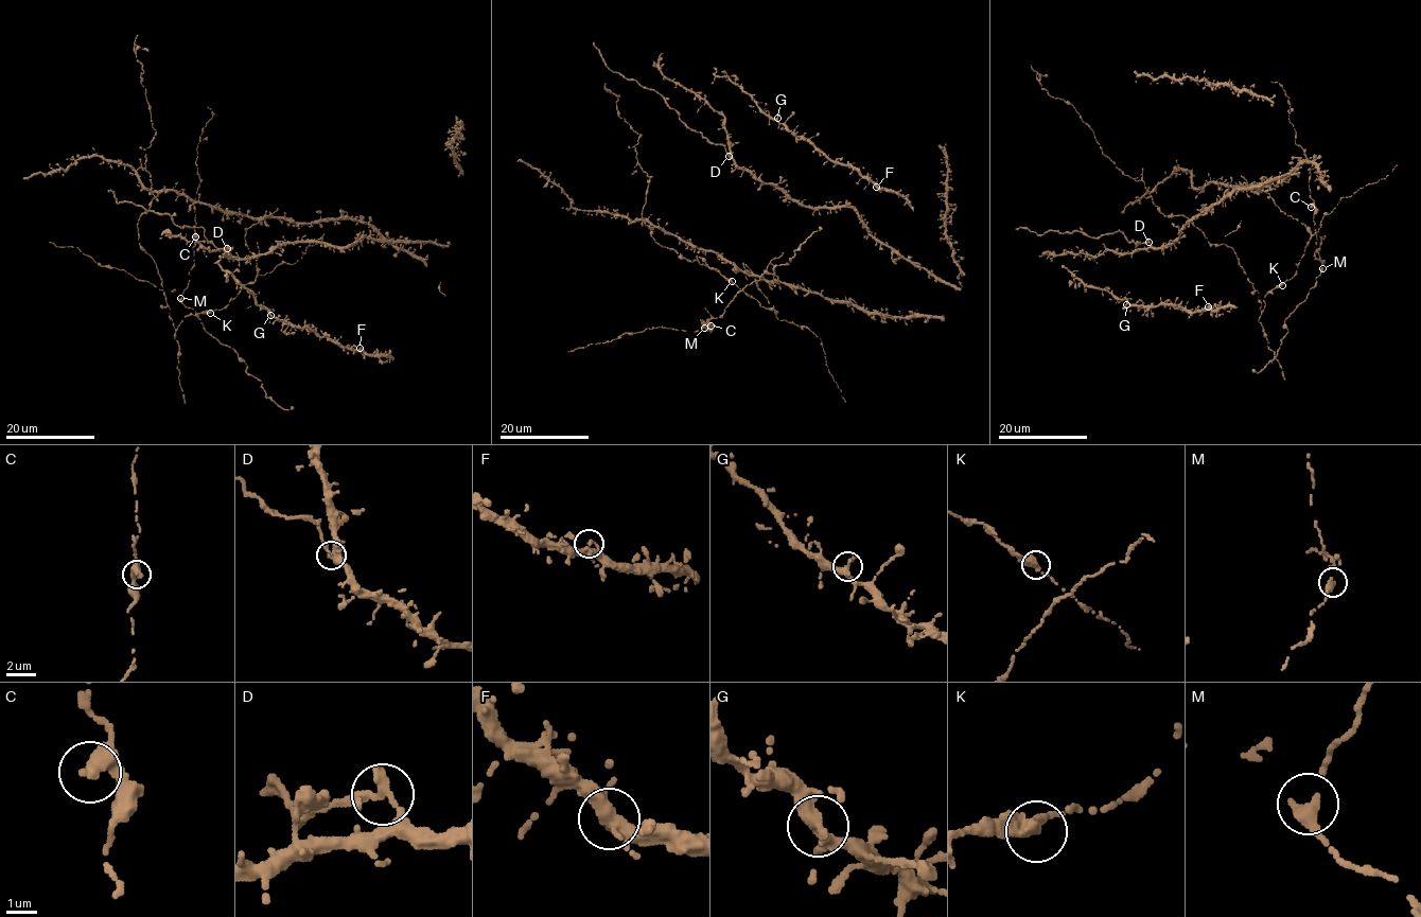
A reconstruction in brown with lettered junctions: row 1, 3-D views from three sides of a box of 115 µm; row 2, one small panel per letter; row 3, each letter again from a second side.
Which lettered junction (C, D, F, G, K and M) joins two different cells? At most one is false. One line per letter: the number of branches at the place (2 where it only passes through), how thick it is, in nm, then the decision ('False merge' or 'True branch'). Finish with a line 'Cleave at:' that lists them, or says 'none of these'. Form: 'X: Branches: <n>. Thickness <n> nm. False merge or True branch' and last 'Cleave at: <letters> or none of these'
C: Branches: 2. Thickness 400 nm. True branch
D: Branches: 2. Thickness 360 nm. False merge
F: Branches: 2. Thickness 340 nm. True branch
G: Branches: 2. Thickness 360 nm. True branch
K: Branches: 2. Thickness 400 nm. True branch
M: Branches: 2. Thickness 360 nm. True branch
Cleave at: D

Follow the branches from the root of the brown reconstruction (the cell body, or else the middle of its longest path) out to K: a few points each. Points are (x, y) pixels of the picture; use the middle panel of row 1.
K: (872, 313), (787, 285), (775, 276), (770, 262), (756, 282), (775, 313), (759, 305), (757, 300), (732, 281)

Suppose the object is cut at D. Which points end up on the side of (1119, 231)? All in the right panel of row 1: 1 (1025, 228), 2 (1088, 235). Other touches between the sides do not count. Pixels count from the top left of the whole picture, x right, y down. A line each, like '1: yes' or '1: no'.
1: yes
2: yes

